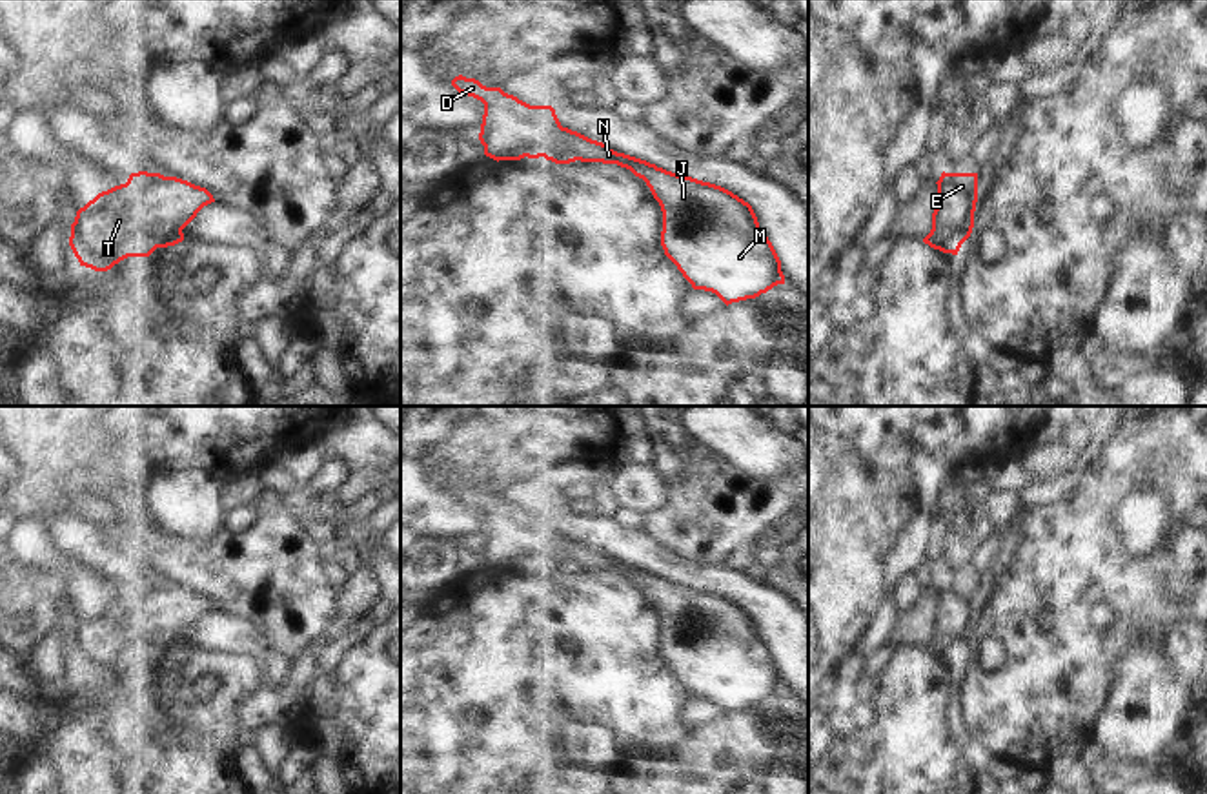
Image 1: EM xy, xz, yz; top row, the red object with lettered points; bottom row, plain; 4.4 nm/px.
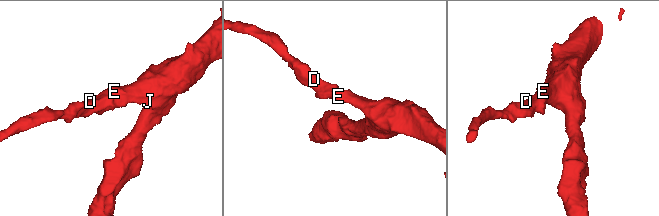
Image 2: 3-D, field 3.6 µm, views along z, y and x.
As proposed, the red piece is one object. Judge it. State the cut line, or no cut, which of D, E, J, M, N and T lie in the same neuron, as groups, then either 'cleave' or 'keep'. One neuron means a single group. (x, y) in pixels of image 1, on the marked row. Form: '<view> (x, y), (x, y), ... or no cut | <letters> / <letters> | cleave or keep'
no cut | D E J M N T | keep

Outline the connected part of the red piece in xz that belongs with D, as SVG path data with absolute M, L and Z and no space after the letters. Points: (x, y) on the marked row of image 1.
M462 75L451 86L484 104L479 140L484 155L493 160L521 160L544 157L555 164L603 162L617 164L643 178L663 211L661 246L694 290L715 293L726 306L756 299L777 284L785 284L781 260L761 231L757 217L748 202L732 191L692 177L677 175L646 160L617 153L606 144L592 140L577 131L563 127L552 106L530 106L501 87L486 87Z

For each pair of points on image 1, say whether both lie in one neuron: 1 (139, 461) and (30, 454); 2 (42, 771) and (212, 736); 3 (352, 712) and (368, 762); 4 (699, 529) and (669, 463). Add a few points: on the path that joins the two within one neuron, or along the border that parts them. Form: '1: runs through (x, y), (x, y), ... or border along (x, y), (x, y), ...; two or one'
1: border along (104, 425), (122, 450), (126, 467), (135, 476); two
2: border along (37, 751), (48, 760), (55, 774); two
3: runs through (365, 725), (368, 729), (368, 749); one
4: runs through (699, 512), (699, 494), (685, 479); one

